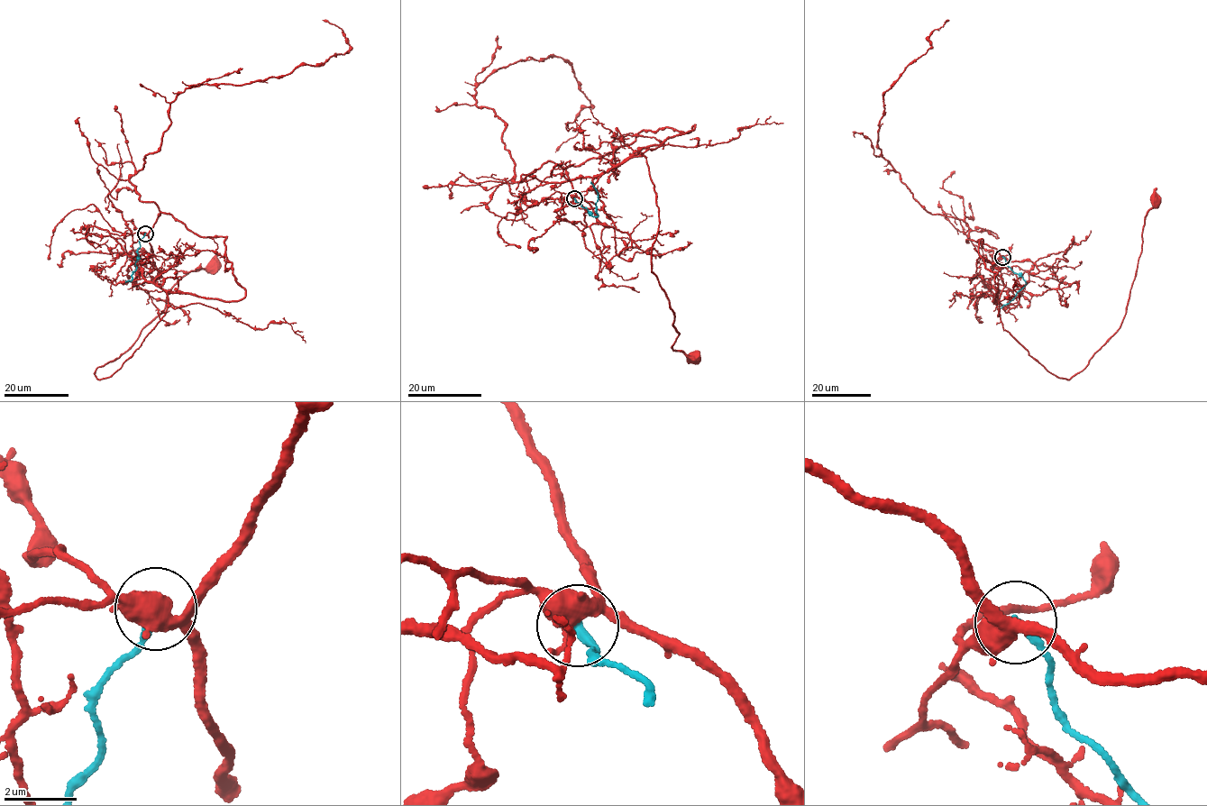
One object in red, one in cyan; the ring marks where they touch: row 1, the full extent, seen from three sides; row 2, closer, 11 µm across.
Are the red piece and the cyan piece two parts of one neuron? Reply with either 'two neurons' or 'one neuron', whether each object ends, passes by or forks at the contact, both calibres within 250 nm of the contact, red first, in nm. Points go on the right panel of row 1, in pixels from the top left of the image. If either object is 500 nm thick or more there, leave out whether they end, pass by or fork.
two neurons; red forks there; cyan ends there; 420 nm thick on the red side, 280 nm on the other

